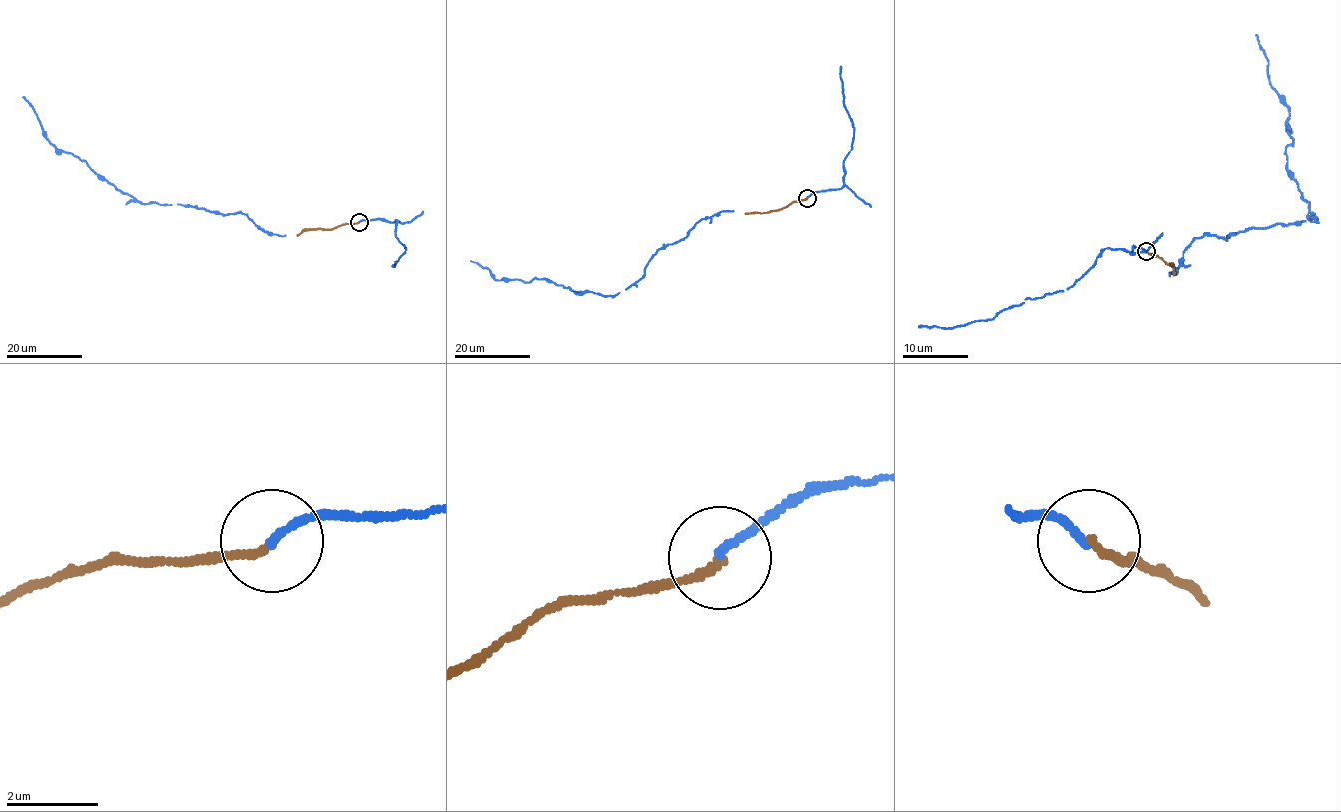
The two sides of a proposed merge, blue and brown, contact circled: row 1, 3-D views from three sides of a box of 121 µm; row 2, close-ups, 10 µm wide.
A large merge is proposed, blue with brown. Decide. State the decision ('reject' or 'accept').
accept

